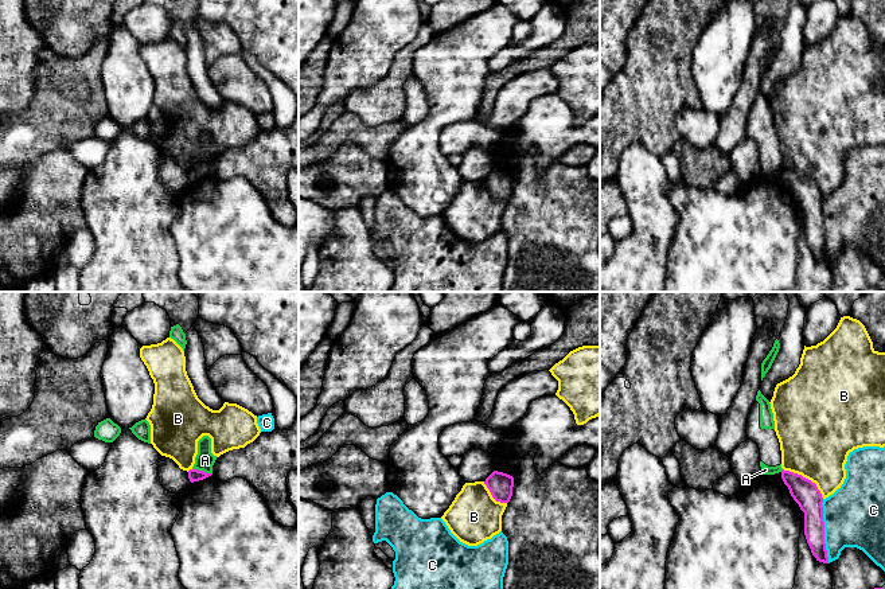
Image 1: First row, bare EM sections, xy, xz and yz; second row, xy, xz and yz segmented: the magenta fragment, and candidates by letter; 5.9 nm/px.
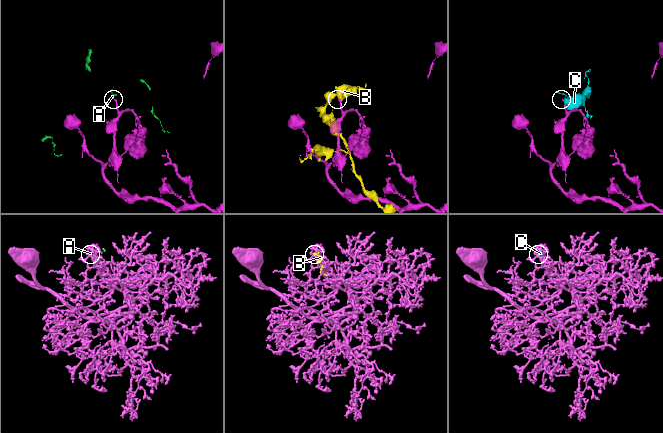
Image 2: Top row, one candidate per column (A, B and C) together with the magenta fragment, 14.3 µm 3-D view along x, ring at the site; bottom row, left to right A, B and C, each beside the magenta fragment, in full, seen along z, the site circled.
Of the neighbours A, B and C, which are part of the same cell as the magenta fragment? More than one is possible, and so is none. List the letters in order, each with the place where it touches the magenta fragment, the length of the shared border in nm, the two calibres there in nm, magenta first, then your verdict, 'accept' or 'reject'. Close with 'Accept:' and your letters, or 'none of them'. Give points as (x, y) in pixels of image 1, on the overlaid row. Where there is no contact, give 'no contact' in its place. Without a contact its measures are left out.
A: xy (202, 471) | 120 nm | 80/120 nm | reject
B: yz (804, 478) | 300 nm | 160/440 nm | reject
C: yz (823, 531) | 380 nm | 160/360 nm | reject
Accept: none of them

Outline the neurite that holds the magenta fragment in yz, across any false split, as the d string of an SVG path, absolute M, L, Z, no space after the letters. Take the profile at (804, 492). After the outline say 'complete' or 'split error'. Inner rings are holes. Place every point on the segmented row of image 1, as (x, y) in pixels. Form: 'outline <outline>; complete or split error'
outline M781 471L781 479L791 496L804 512L804 535L816 561L829 563L824 543L823 498L816 484L802 475Z; complete

